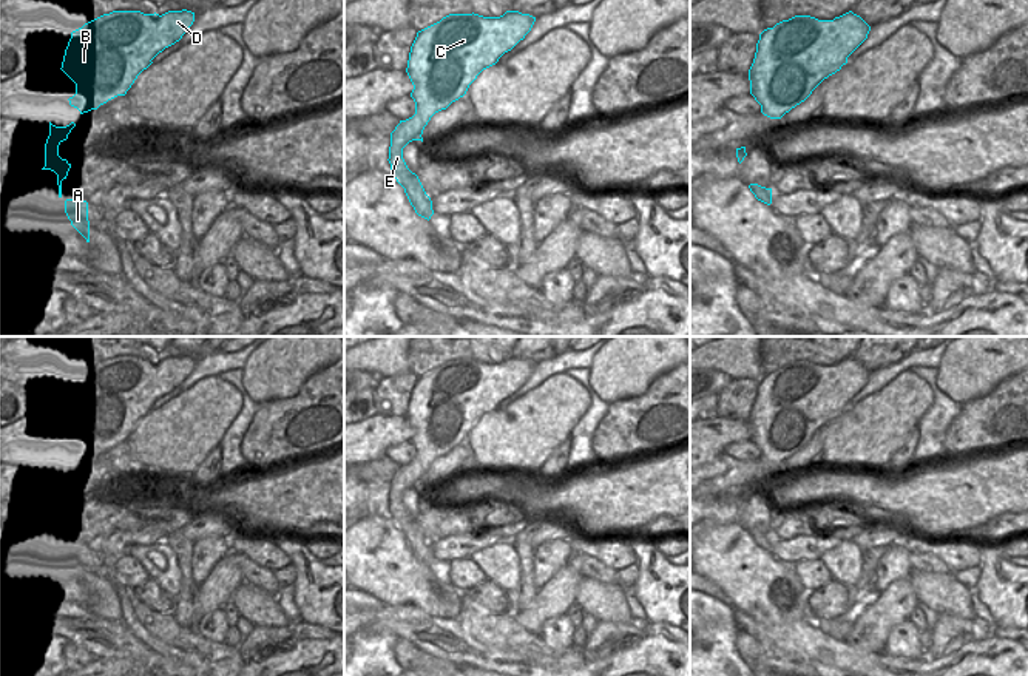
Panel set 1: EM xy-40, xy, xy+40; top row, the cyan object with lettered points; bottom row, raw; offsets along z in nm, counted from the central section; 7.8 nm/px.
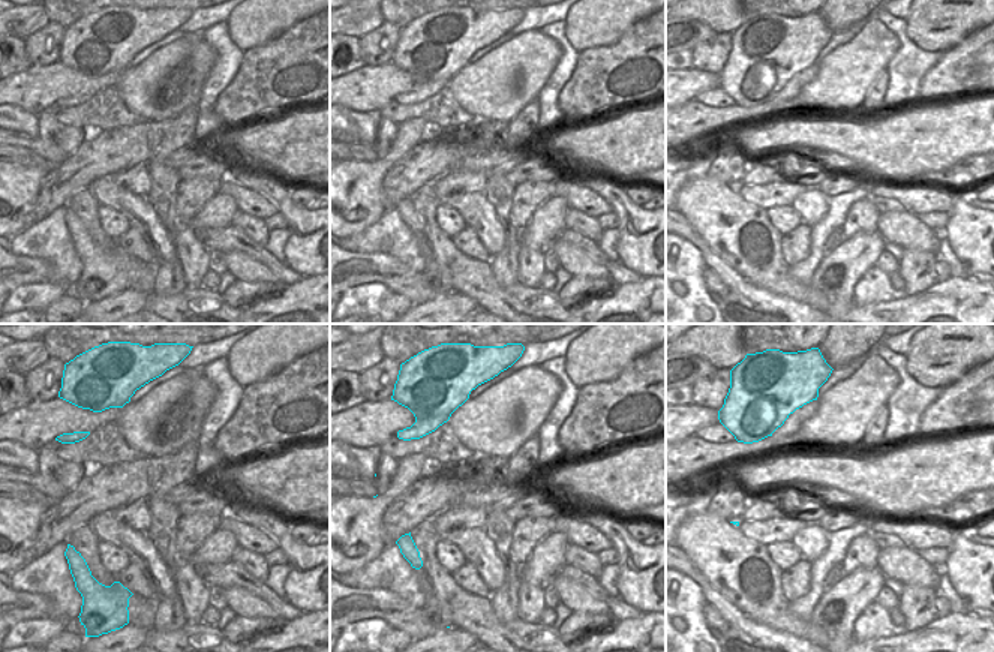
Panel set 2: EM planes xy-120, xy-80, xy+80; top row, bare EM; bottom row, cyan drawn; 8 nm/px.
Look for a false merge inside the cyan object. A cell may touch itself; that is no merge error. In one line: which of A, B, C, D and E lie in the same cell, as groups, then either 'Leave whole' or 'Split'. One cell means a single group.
Groups: A B C D E. Leave whole.

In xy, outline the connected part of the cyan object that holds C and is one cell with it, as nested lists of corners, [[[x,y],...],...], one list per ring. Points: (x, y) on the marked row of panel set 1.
[[[506,11],[500,17],[449,14],[417,32],[406,68],[414,85],[415,114],[400,120],[391,133],[387,161],[391,174],[404,188],[418,216],[431,219],[432,201],[418,176],[407,168],[403,148],[412,140],[423,142],[431,117],[463,97],[483,69],[525,39],[534,22],[536,17],[519,11]]]

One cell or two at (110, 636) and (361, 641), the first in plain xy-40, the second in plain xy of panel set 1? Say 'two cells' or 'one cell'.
two cells

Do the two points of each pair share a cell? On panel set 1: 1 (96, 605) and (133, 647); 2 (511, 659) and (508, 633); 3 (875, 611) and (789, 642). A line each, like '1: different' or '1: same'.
1: different
2: different
3: different

